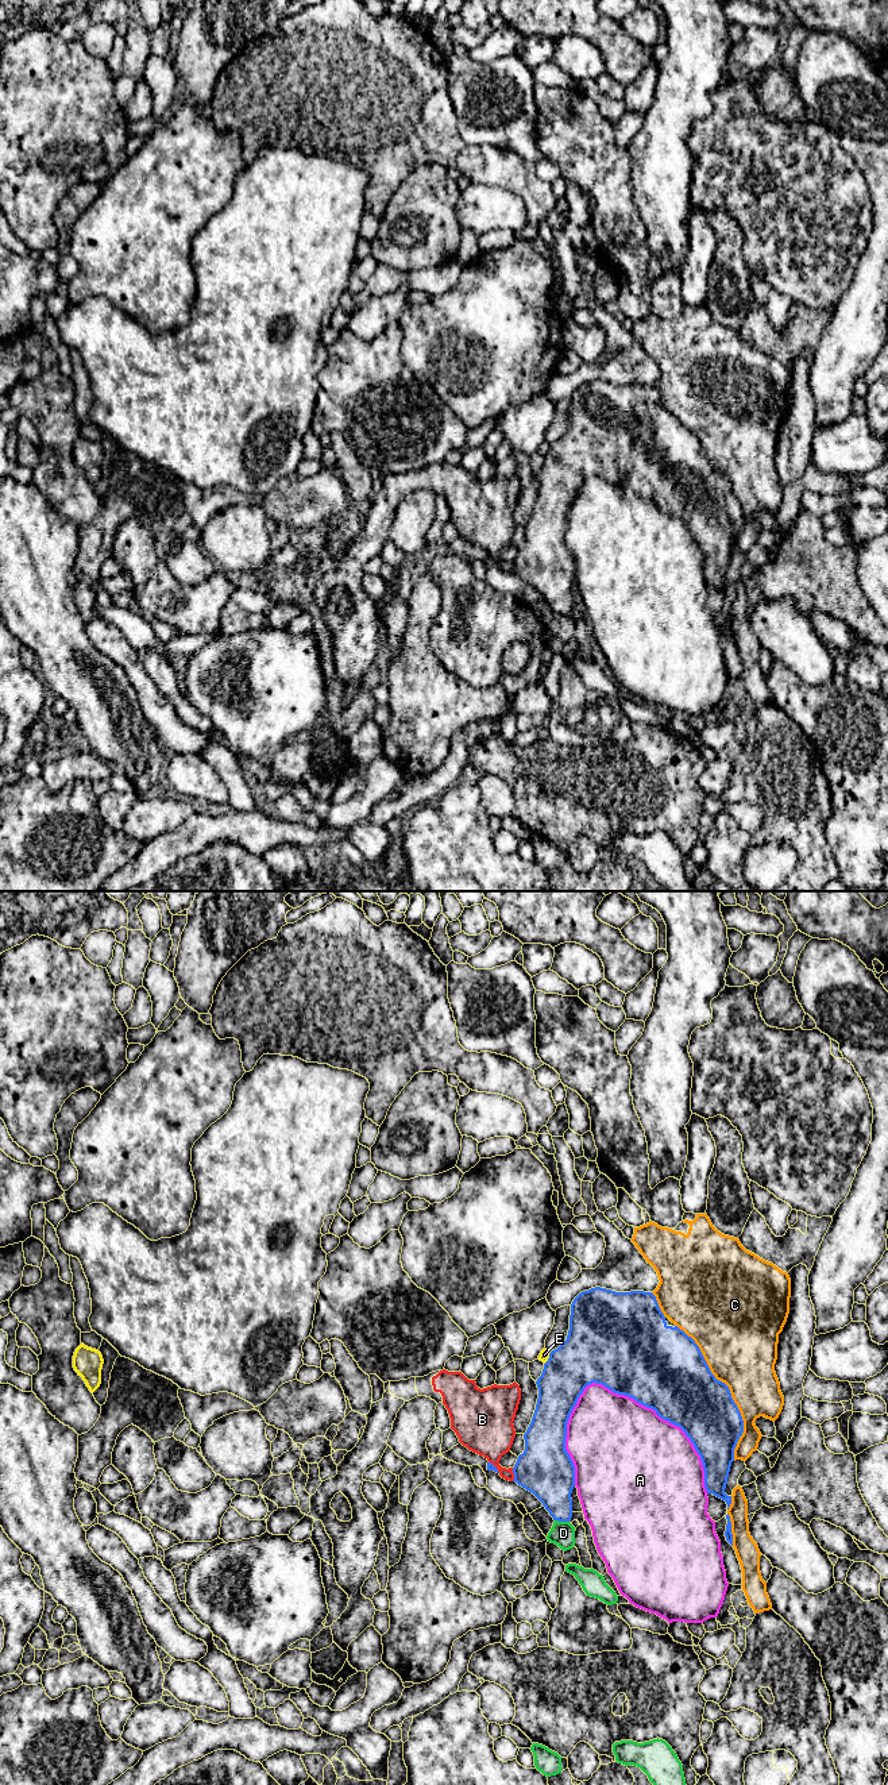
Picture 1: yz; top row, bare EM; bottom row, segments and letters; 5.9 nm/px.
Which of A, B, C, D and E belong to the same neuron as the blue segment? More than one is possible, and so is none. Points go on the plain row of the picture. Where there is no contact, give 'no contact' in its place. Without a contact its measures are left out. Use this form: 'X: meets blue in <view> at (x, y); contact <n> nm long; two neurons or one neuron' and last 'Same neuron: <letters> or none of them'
A: meets blue in yz at (664, 512); contact 950 nm long; two neurons
B: meets blue in yz at (514, 567); contact 80 nm long; two neurons
C: meets blue in yz at (729, 484); contact 900 nm long; two neurons
D: meets blue in yz at (562, 613); contact 90 nm long; two neurons
E: meets blue in yz at (548, 451); contact 90 nm long; two neurons
Same neuron: none of them

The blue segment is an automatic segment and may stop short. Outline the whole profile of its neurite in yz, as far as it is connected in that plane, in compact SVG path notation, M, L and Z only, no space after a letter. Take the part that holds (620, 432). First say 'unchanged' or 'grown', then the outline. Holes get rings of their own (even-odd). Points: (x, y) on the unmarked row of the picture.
unchanged; M595 379L580 385L574 392L567 432L549 446L543 466L536 474L538 481L536 502L524 527L525 543L518 548L513 560L513 574L532 585L553 613L570 614L572 610L571 586L575 579L575 559L565 543L567 516L579 489L592 475L602 477L614 486L629 489L637 496L655 502L661 512L679 518L700 548L707 586L725 593L729 602L731 589L725 586L725 581L734 554L734 541L744 525L744 513L729 479L711 466L695 433L677 419L667 417L652 385L615 385Z

